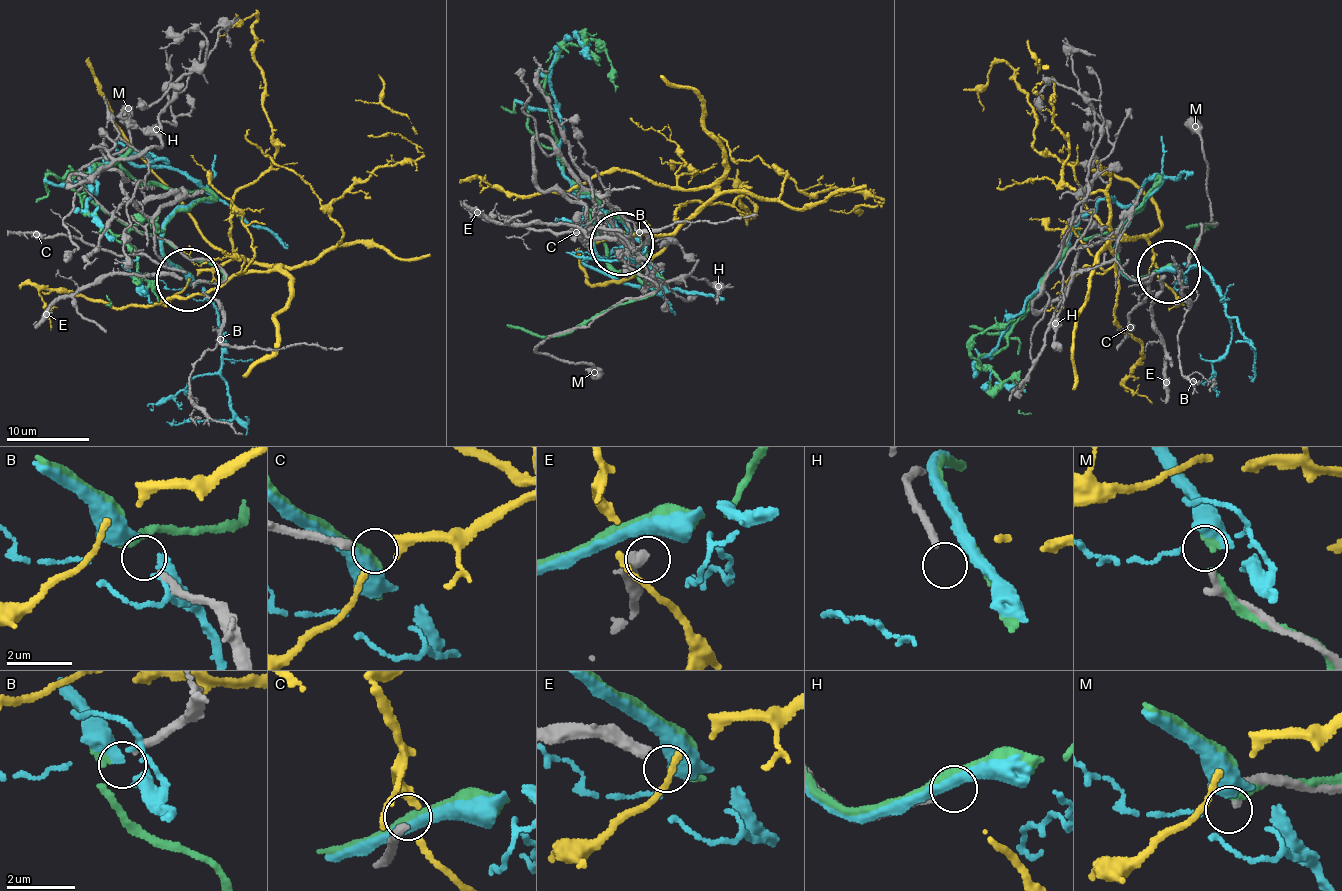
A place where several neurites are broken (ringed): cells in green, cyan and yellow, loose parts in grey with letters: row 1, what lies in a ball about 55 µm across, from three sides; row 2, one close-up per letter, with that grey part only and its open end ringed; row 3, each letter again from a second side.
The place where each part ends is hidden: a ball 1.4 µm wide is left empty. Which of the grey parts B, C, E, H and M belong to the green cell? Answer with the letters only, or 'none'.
B

